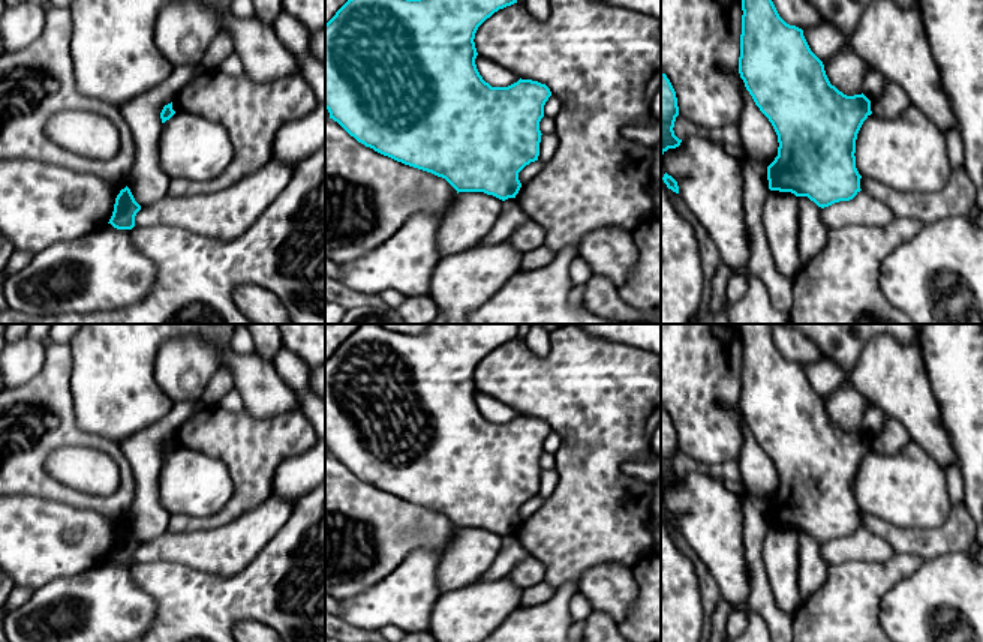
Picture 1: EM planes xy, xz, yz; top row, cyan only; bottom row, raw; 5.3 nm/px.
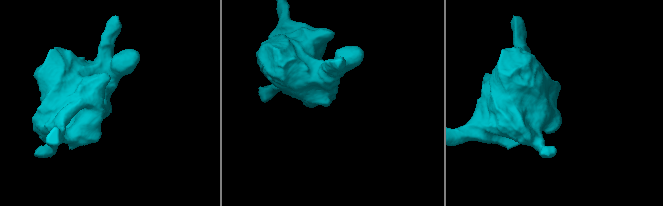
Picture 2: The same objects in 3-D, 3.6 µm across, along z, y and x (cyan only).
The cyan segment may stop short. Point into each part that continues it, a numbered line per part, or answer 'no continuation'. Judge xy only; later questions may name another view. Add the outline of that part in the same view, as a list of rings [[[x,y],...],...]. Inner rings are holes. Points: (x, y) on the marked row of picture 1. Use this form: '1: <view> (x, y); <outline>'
no continuation

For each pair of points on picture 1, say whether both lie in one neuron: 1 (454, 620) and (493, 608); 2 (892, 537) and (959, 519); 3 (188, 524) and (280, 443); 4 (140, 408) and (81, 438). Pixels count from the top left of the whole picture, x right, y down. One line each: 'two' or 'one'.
1: one
2: one
3: one
4: two

